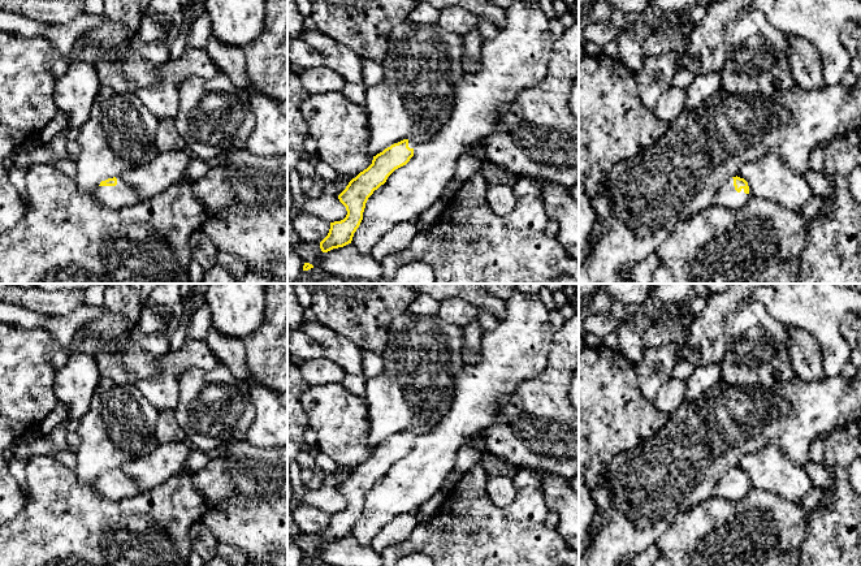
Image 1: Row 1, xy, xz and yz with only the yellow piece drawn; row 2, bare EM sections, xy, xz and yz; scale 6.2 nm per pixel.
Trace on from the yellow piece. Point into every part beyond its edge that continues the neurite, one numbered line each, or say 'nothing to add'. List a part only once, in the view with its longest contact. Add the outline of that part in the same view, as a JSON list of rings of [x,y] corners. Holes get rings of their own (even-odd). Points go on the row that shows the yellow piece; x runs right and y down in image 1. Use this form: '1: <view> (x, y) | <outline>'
1: yz (727, 197) | [[[730,178],[719,189],[715,203],[719,207],[739,209],[743,206],[745,206],[750,199],[752,196],[749,194],[745,194],[744,189],[741,189],[741,191],[737,193],[734,186],[734,178]]]

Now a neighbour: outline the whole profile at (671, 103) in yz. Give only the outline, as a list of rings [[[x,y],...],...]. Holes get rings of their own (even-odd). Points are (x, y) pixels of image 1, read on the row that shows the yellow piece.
[[[670,86],[654,104],[652,112],[662,121],[671,122],[685,112],[685,88]]]

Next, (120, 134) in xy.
[[[100,86],[90,118],[81,128],[77,142],[79,154],[74,157],[75,182],[83,195],[95,196],[101,181],[118,178],[125,170],[152,161],[159,150],[155,144],[159,118],[138,99],[135,92],[117,92]]]

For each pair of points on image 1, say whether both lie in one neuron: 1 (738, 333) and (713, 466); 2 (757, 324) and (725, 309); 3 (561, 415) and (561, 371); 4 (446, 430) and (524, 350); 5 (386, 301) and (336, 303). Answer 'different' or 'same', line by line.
1: different
2: different
3: same
4: same
5: same

